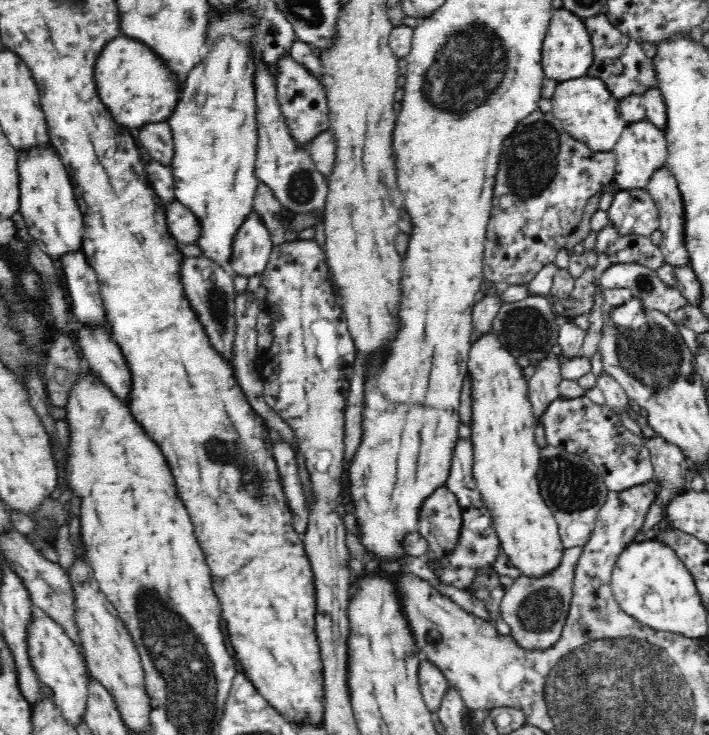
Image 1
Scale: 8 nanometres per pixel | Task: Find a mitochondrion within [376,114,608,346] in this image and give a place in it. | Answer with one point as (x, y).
(531, 155)

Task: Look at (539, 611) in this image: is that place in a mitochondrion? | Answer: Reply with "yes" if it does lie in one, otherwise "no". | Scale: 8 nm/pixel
yes

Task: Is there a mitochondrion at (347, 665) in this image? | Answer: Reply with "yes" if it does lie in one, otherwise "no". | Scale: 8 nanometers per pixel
no

